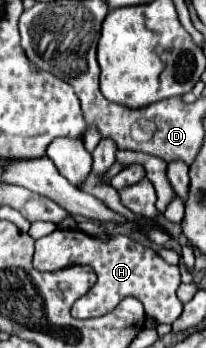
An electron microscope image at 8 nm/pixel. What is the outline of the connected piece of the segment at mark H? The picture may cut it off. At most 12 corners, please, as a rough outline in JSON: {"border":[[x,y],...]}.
{"border":[[56,229],[36,241],[38,271],[90,265],[96,283],[72,315],[136,297],[158,325],[182,313],[180,271],[128,235]]}

